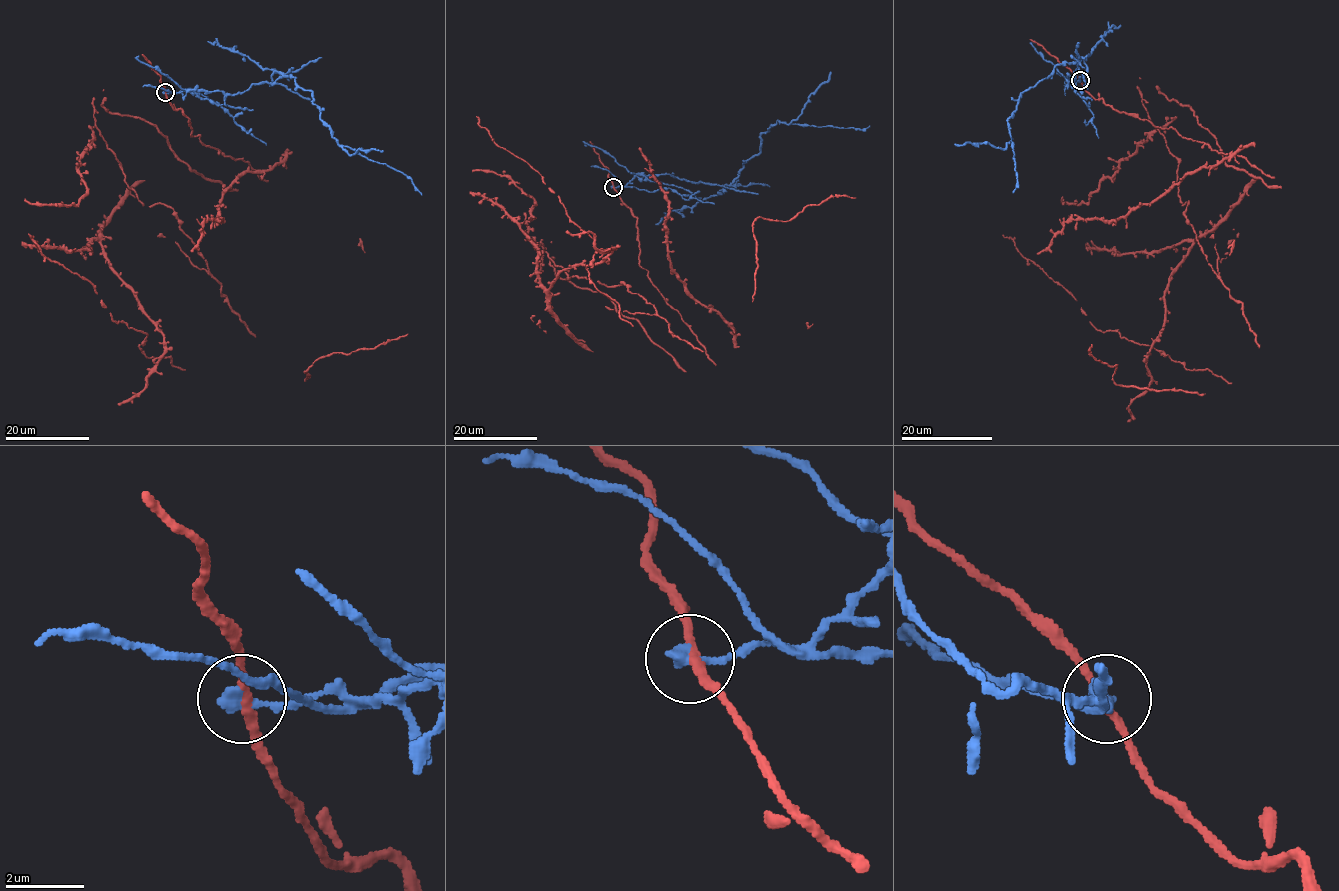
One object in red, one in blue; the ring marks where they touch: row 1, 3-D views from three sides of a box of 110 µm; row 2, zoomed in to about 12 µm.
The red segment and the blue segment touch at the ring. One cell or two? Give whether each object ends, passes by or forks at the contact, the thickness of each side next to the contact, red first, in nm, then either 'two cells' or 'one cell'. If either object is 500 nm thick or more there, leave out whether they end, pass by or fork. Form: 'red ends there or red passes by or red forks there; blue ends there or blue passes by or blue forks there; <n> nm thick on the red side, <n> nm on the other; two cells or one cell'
red passes by; blue ends there; 180 nm thick on the red side, 360 nm on the other; two cells

